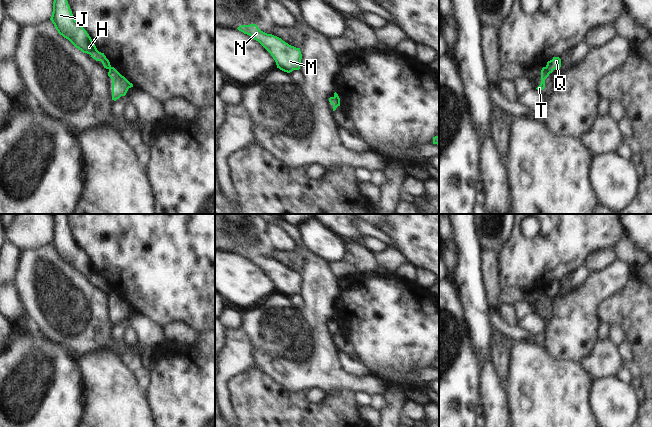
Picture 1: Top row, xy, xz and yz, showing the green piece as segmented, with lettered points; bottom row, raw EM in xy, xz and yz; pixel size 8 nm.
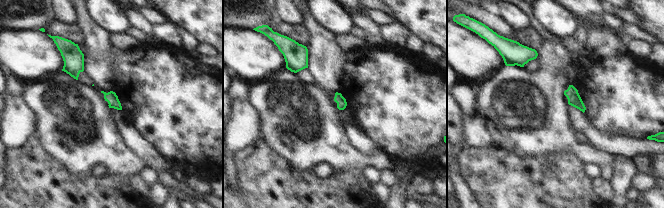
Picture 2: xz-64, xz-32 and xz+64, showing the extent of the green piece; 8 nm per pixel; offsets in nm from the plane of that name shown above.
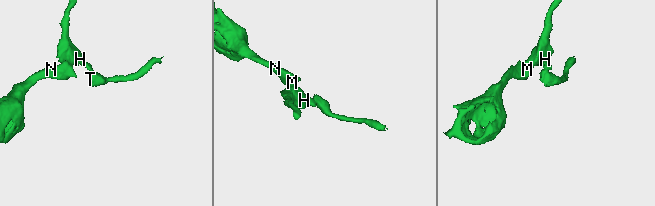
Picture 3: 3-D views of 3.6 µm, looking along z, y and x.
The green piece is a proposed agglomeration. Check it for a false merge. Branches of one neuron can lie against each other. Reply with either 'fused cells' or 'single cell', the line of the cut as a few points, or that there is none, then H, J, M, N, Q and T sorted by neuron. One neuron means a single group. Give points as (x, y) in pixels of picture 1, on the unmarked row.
fused cells; cut in yz along (545, 291), (549, 297); H J M N Q / T

